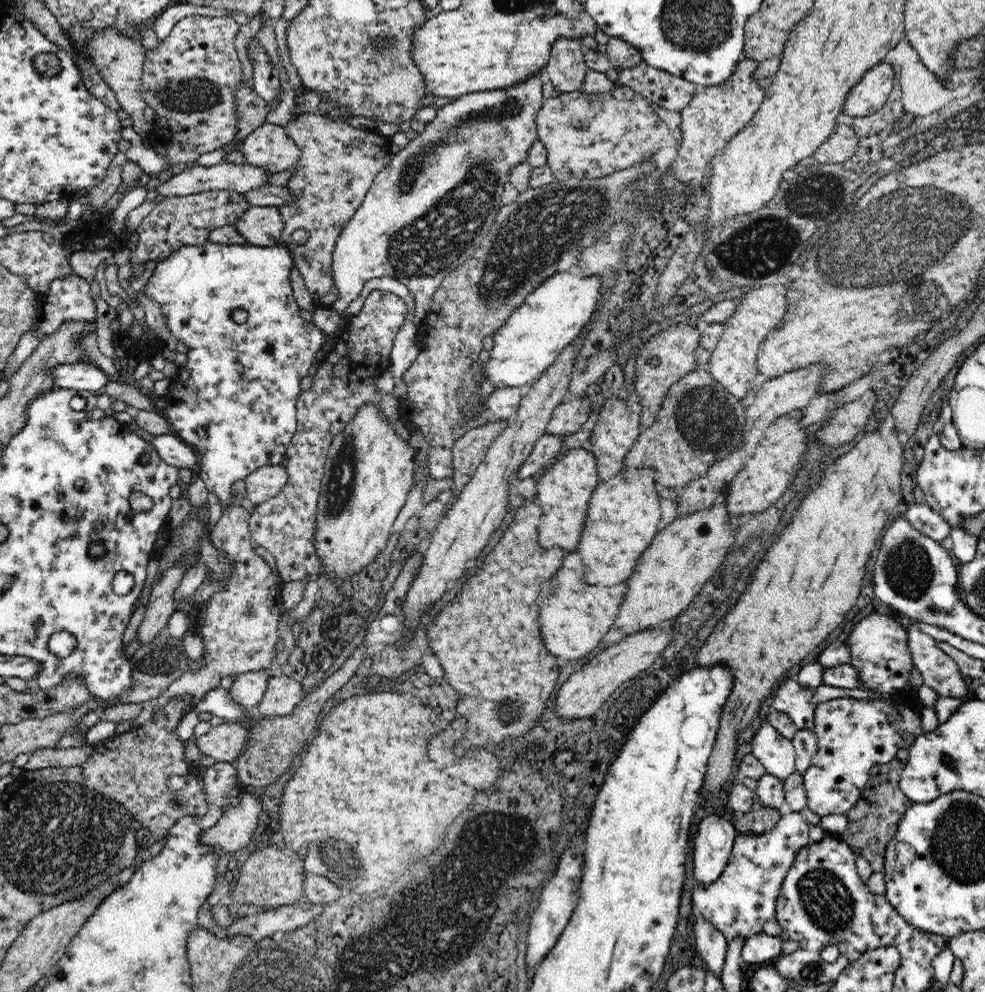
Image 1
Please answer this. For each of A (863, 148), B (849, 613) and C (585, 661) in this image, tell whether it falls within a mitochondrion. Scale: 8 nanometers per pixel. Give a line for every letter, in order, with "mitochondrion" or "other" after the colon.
A: other
B: other
C: other

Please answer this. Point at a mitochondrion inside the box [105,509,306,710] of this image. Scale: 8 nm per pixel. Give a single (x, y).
(164, 658)

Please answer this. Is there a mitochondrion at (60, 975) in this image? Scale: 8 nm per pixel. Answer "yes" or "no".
no

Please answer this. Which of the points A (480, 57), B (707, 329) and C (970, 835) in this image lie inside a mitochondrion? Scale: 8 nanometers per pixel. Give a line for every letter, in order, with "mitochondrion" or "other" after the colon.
A: other
B: other
C: mitochondrion

